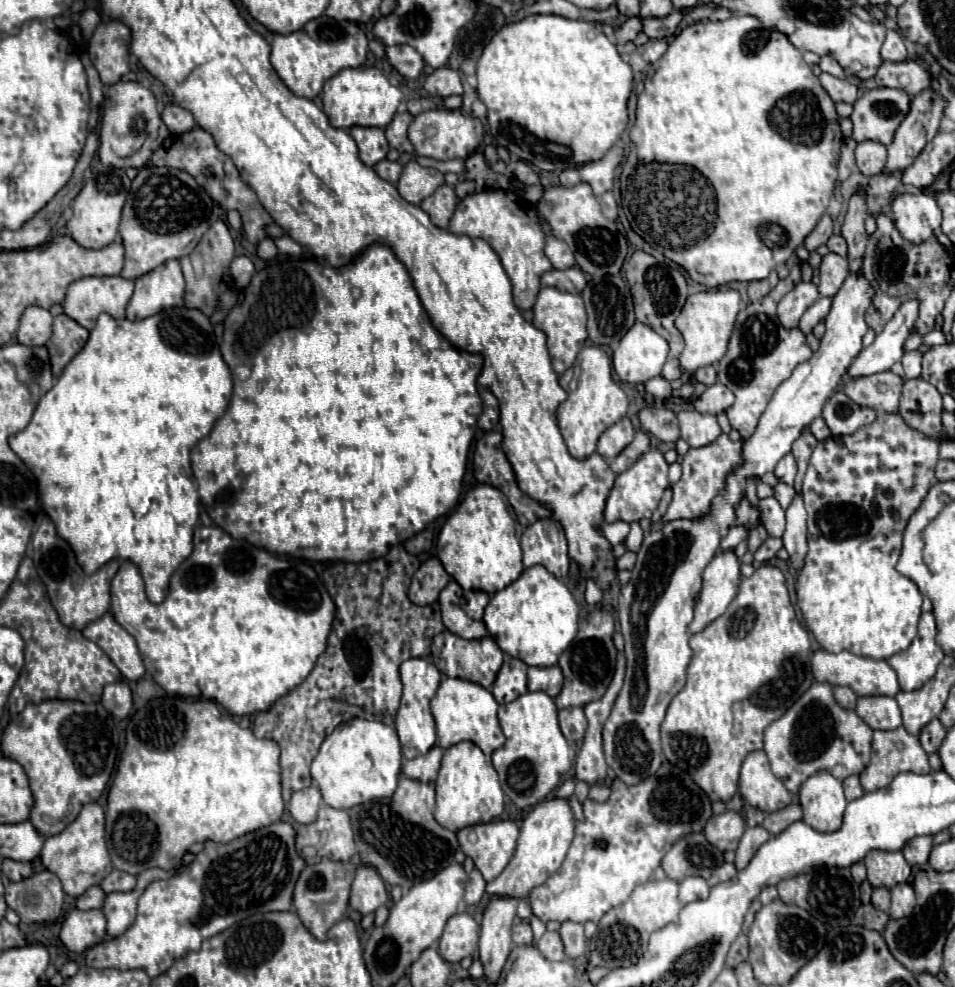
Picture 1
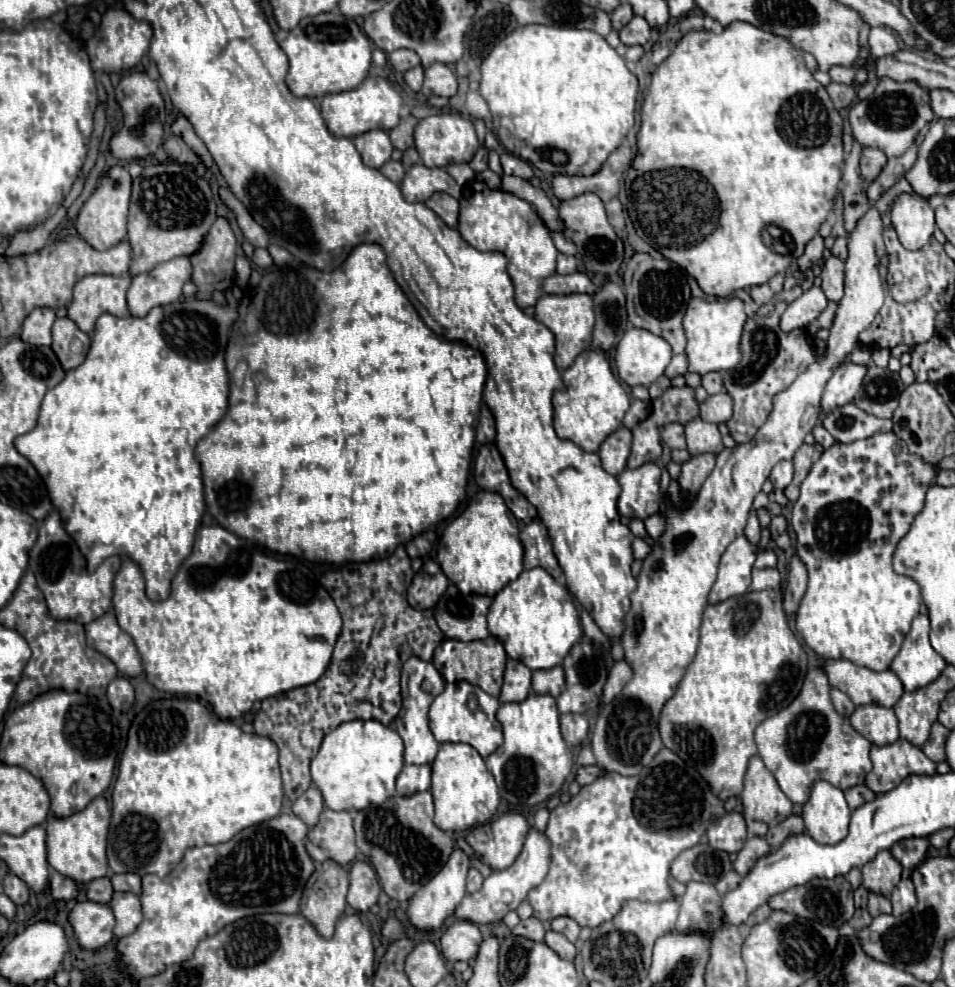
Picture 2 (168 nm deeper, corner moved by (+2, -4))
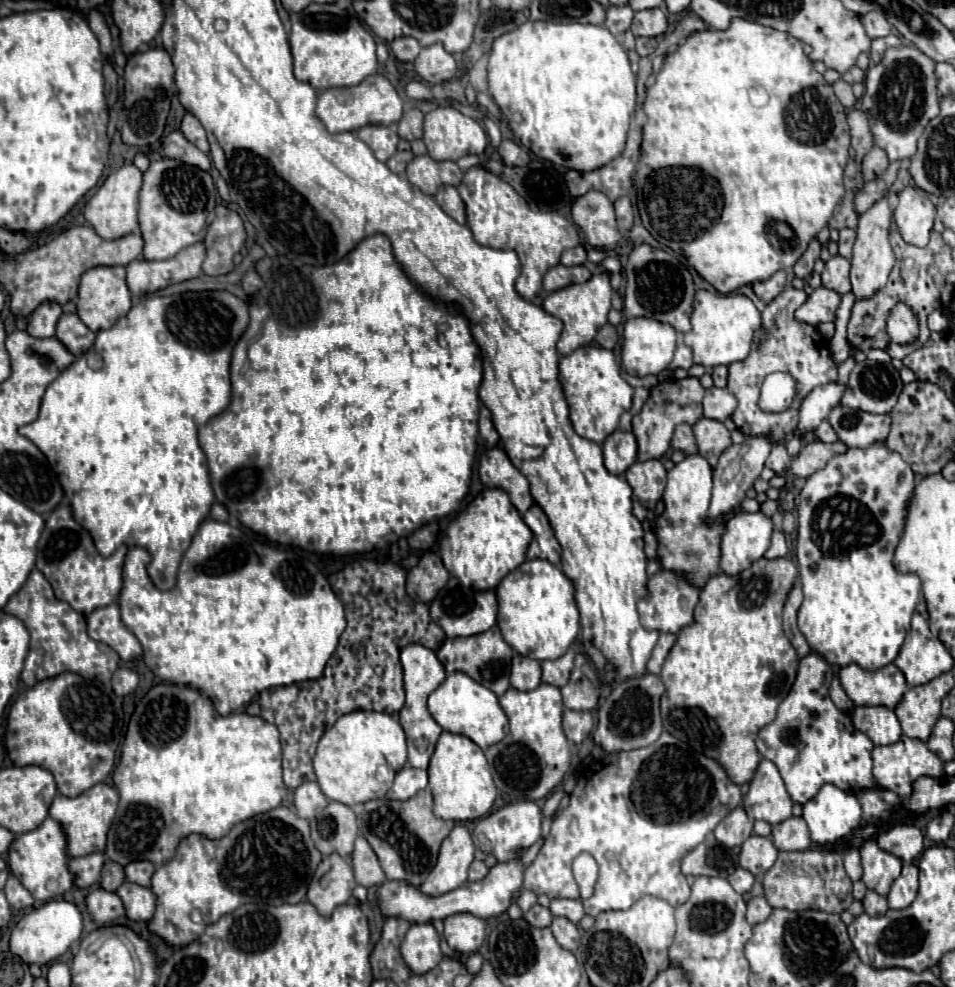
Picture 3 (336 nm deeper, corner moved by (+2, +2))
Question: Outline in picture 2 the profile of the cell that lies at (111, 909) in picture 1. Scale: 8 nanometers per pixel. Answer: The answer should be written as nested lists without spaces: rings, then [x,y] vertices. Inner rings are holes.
[[[114,893],[110,907],[116,915],[116,937],[126,937],[136,931],[138,923],[142,923],[142,907],[140,899],[134,893]]]

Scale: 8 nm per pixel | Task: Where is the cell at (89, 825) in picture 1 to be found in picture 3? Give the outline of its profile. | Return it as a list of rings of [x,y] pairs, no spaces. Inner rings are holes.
[[[98,783],[86,793],[68,799],[64,795],[56,795],[54,803],[50,805],[50,817],[58,821],[66,835],[66,849],[70,857],[84,857],[90,853],[102,853],[106,847],[106,833],[112,825],[114,813],[118,807],[118,791],[108,787],[106,783]]]

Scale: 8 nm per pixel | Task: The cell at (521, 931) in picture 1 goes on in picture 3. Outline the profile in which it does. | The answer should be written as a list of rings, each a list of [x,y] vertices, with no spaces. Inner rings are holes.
[[[534,905],[530,911],[524,913],[524,919],[526,919],[530,925],[534,925],[534,927],[544,929],[544,927],[550,927],[550,923],[552,923],[552,913],[550,913],[550,909],[546,909],[546,907],[542,907],[542,905]]]

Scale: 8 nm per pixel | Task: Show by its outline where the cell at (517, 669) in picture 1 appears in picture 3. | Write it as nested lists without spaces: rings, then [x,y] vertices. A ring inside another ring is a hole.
[[[514,653],[510,685],[518,691],[532,691],[540,685],[540,661]]]

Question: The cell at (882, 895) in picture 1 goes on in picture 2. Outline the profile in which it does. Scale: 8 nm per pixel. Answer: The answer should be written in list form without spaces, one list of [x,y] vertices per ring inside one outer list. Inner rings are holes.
[[[870,893],[870,897],[868,897],[868,911],[870,911],[870,915],[872,915],[872,917],[882,915],[882,913],[892,913],[890,899],[888,899],[888,897],[884,897],[884,895]]]

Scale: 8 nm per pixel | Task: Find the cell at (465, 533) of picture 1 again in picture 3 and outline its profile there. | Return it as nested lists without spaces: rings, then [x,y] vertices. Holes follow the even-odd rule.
[[[484,489],[446,529],[446,537],[440,545],[440,557],[446,569],[462,579],[470,579],[474,589],[496,589],[496,585],[518,565],[524,563],[524,555],[532,533],[522,521],[518,509],[510,503],[510,497],[502,489]]]

